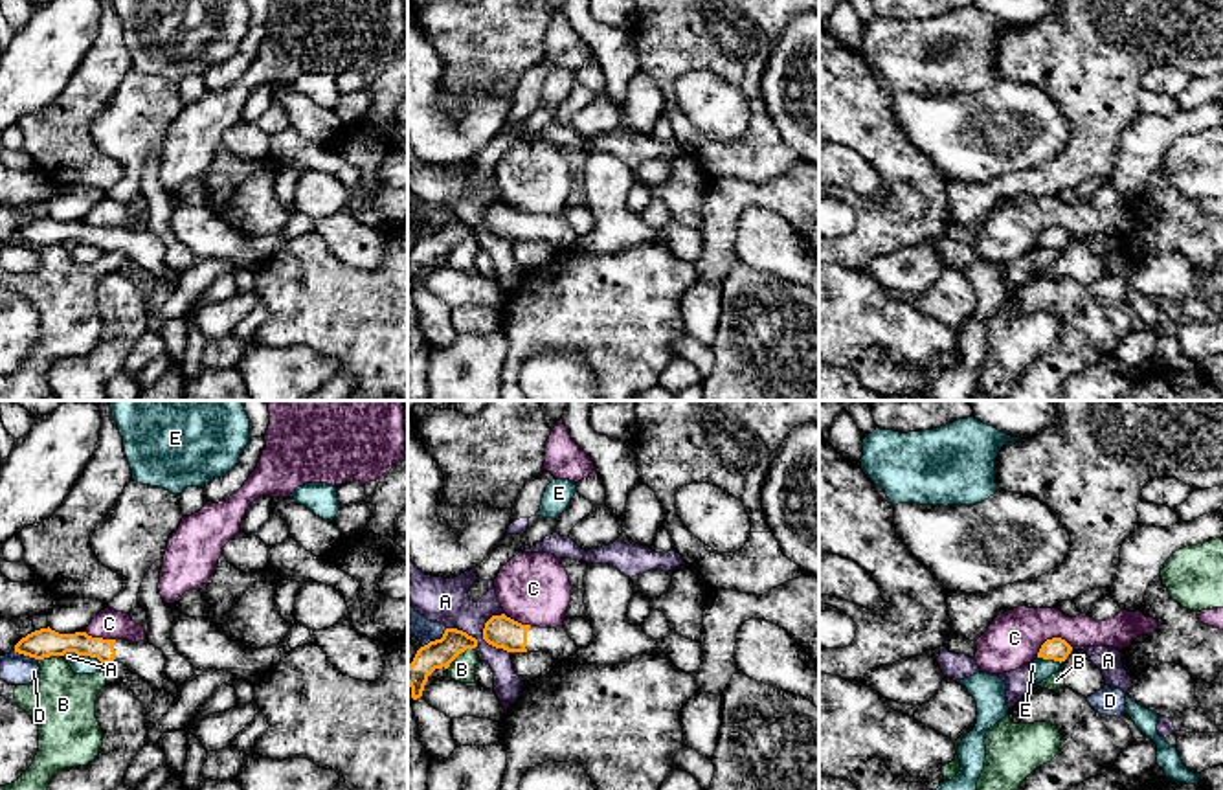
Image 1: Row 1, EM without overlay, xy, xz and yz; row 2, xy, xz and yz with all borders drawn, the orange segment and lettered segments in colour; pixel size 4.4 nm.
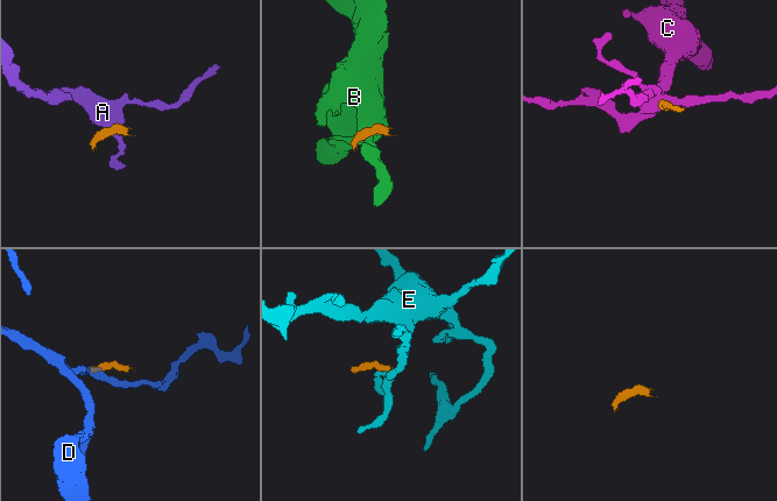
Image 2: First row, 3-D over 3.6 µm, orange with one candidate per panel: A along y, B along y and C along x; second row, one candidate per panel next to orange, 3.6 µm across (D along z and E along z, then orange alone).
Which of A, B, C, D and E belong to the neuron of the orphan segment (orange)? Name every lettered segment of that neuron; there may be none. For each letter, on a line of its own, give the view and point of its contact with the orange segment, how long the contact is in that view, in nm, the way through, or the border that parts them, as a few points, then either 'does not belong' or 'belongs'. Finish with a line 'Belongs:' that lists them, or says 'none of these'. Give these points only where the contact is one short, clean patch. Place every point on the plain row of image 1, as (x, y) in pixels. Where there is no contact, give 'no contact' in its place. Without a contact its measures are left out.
A: xz (485, 228) | 190 nm | along xz (493, 203), (485, 212), (483, 226), (509, 241) | does not belong
B: xz (460, 241) | 160 nm | along xz (474, 236), (469, 236), (447, 256) | does not belong
C: yz (1053, 226) | 170 nm | along yz (1071, 234), (1060, 226), (1049, 226), (1036, 245) | does not belong
D: xz (436, 228) | 140 nm | along xz (447, 217), (439, 226), (430, 228), (423, 236) | does not belong
E: xy (90, 245) | 120 nm | along xy (78, 243), (89, 243), (101, 252) | does not belong
Belongs: none of these

